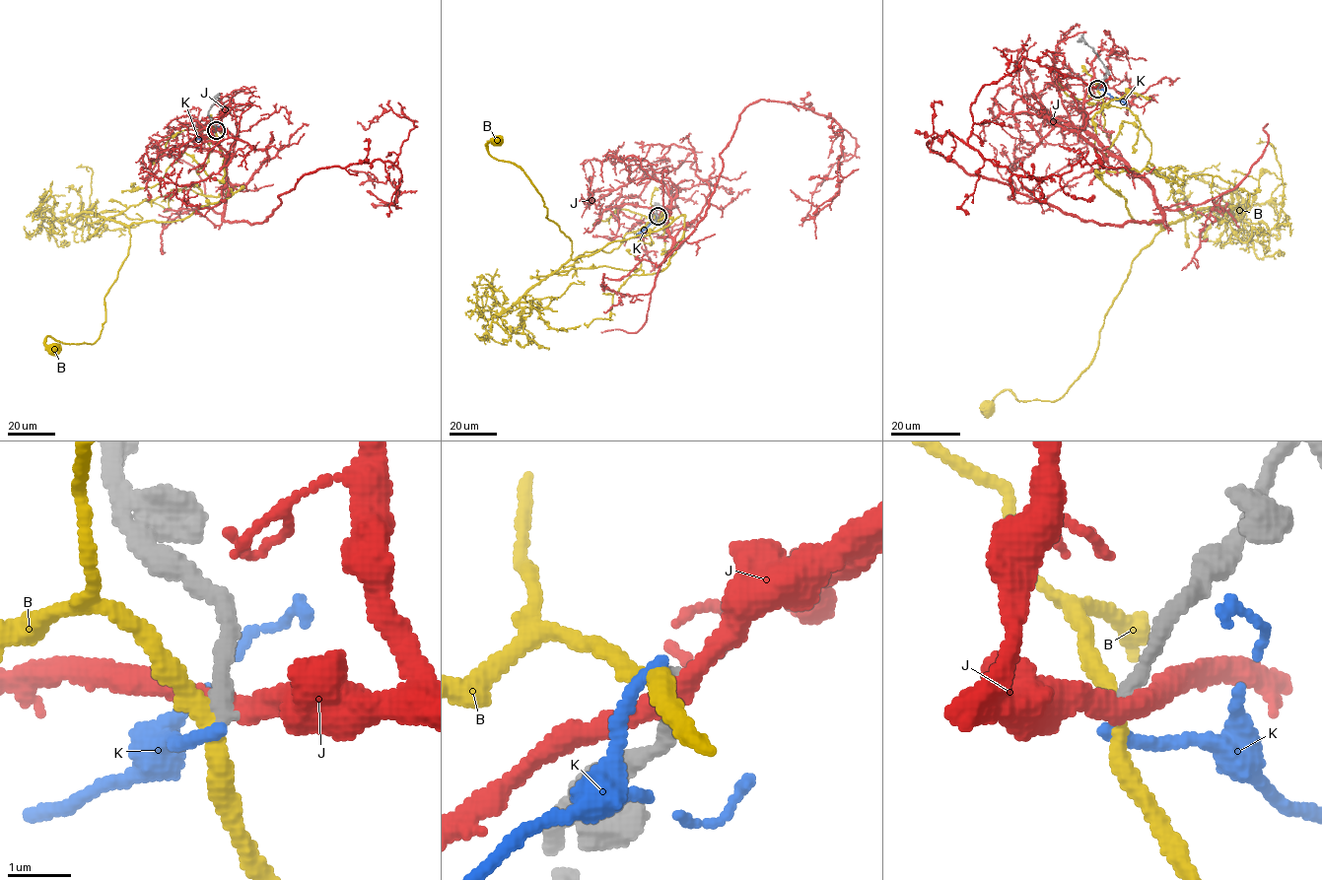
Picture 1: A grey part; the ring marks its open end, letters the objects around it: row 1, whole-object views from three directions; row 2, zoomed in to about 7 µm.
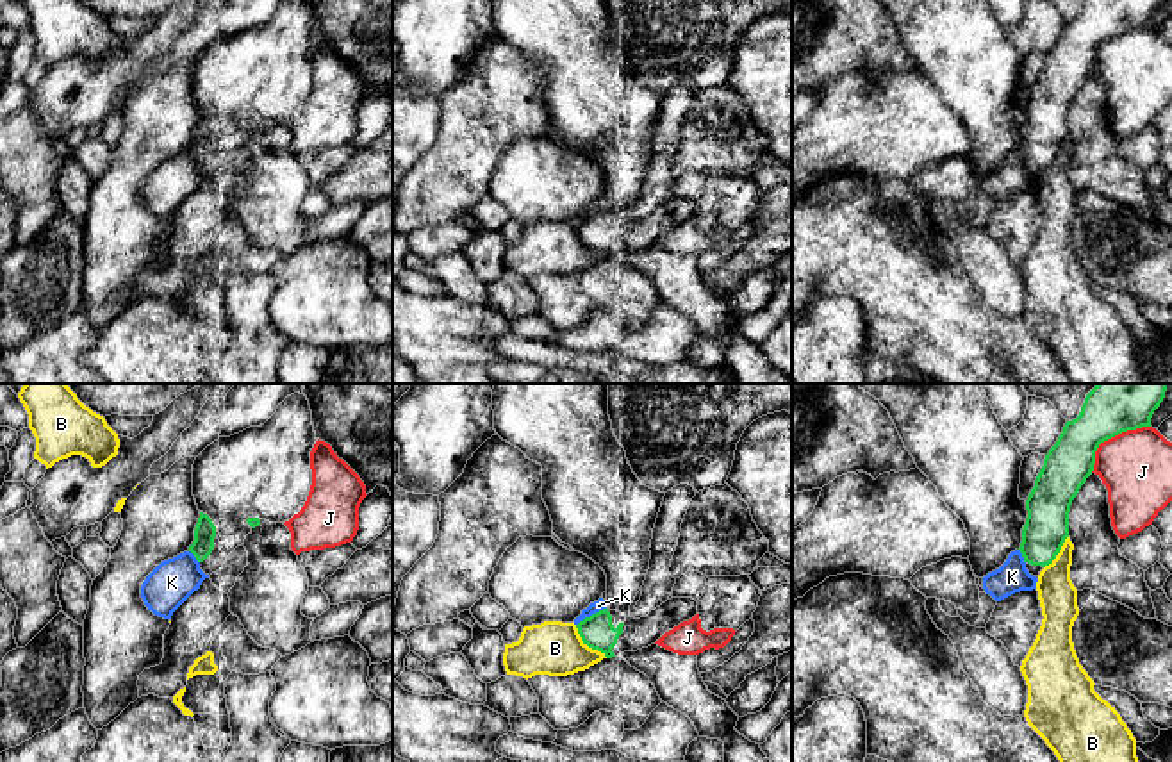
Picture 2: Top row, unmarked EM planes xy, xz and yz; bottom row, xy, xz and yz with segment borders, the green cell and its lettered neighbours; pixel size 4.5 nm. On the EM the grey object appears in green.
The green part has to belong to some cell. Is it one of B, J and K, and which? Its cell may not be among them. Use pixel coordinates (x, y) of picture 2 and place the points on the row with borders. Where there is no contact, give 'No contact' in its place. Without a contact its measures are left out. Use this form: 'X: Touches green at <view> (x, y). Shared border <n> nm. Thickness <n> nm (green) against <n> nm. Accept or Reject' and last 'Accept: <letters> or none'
B: Touches green at xz (587, 645). Shared border 220 nm. Thickness 150 nm (green) against 240 nm. Reject
J: Touches green at yz (1110, 438). Shared border 340 nm. Thickness 300 nm (green) against 320 nm. Reject
K: Touches green at xz (593, 614). Shared border 160 nm. Thickness 150 nm (green) against 50 nm. Reject
Accept: none

